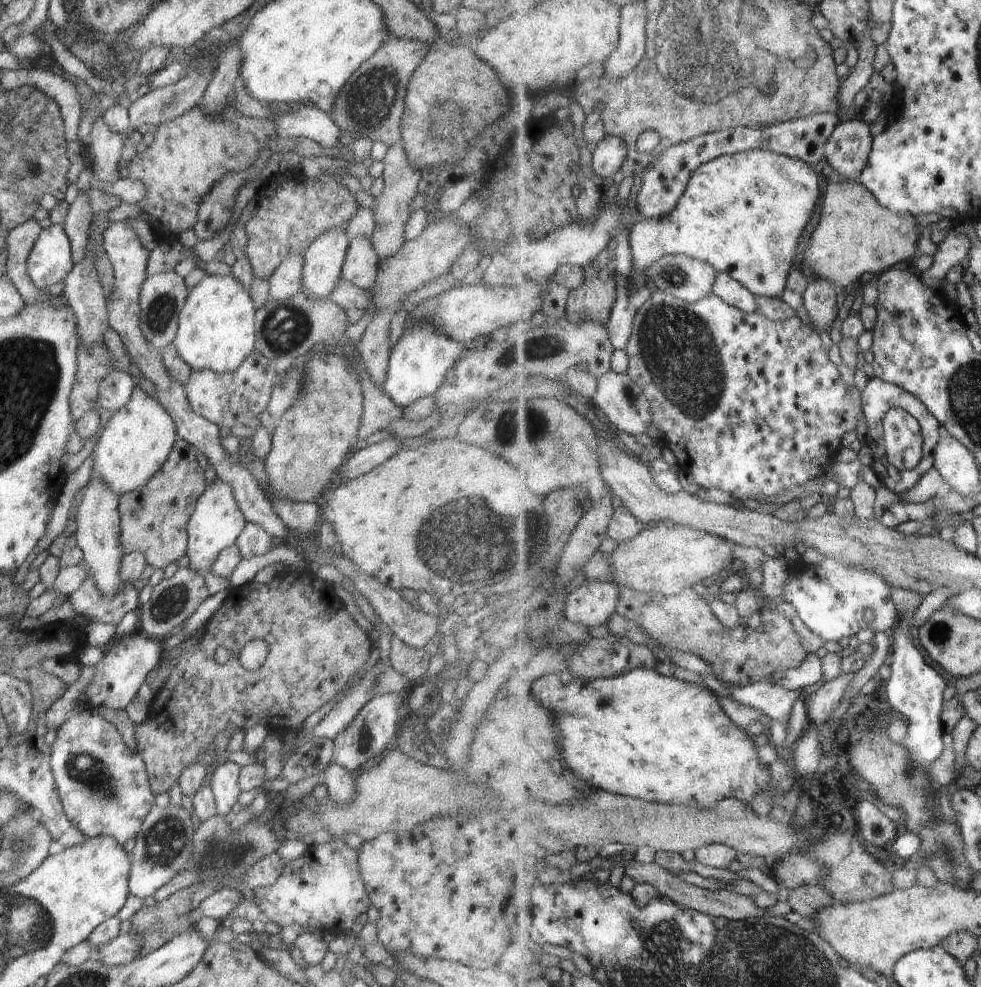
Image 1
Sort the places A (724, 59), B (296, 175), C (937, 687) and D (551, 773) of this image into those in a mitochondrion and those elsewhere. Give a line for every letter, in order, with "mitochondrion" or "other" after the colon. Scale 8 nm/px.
A: mitochondrion
B: other
C: other
D: mitochondrion

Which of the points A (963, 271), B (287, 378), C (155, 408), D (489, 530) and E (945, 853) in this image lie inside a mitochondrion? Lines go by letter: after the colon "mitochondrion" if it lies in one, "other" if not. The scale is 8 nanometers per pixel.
A: other
B: mitochondrion
C: other
D: mitochondrion
E: mitochondrion

